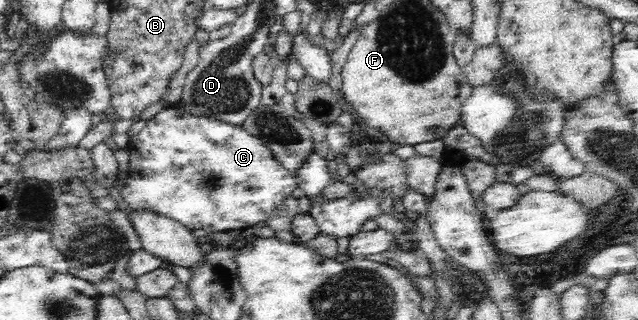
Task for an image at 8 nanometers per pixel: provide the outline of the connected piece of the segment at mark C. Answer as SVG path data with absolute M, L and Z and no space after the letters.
M181 105L168 106L150 120L125 147L129 153L127 183L116 197L129 210L153 212L178 221L187 229L203 228L209 234L242 230L266 221L297 189L297 180L273 156L271 149L242 125L231 125L212 117L193 115Z

